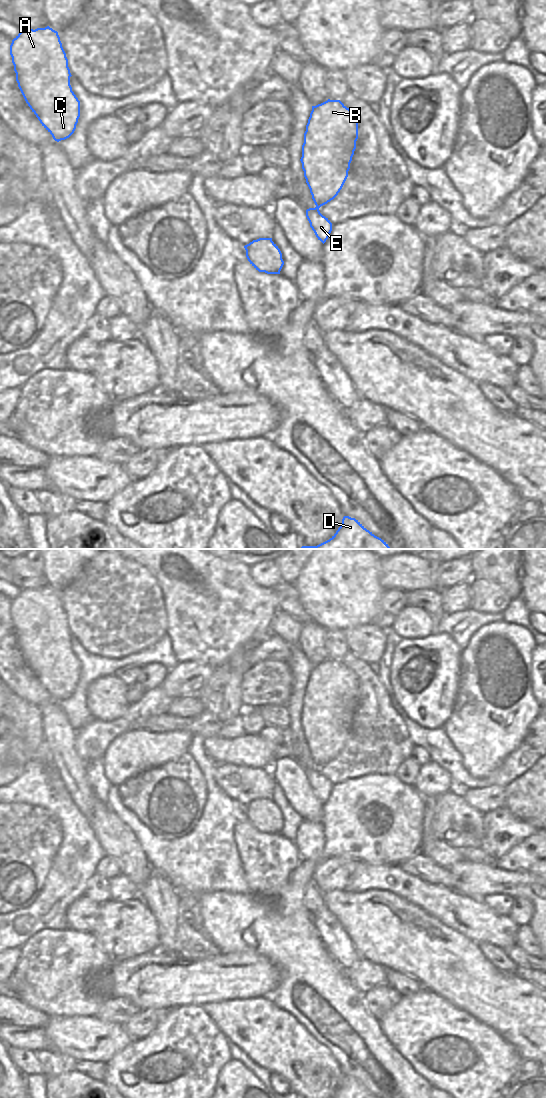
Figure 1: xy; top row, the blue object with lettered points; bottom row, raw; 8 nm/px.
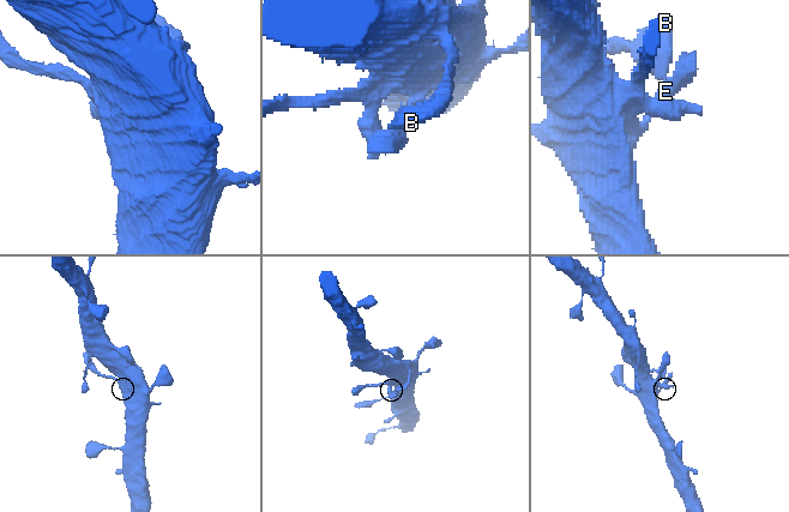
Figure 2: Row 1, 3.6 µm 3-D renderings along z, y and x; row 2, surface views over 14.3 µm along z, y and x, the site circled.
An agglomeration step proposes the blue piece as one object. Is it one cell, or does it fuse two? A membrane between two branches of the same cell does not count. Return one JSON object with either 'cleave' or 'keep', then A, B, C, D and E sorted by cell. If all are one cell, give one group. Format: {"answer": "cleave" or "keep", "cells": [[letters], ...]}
{"answer": "keep", "cells": [["A", "B", "C", "D", "E"]]}

